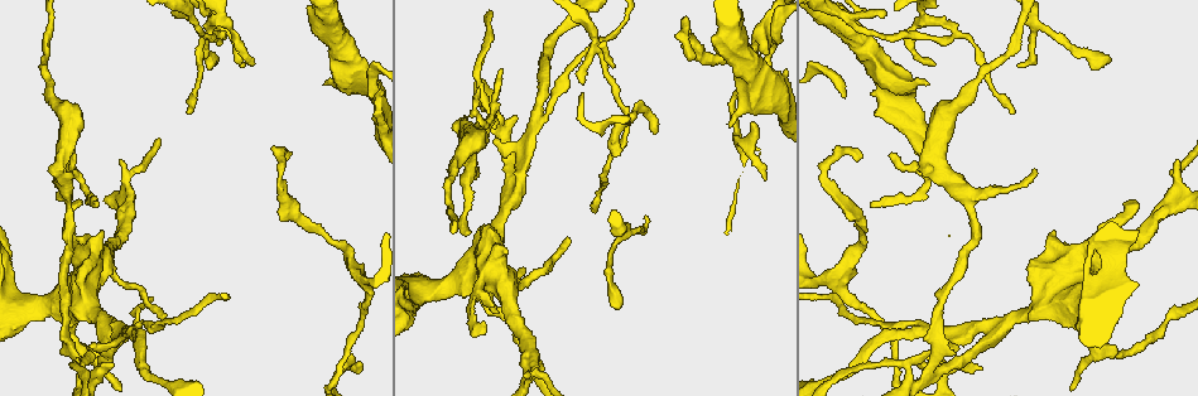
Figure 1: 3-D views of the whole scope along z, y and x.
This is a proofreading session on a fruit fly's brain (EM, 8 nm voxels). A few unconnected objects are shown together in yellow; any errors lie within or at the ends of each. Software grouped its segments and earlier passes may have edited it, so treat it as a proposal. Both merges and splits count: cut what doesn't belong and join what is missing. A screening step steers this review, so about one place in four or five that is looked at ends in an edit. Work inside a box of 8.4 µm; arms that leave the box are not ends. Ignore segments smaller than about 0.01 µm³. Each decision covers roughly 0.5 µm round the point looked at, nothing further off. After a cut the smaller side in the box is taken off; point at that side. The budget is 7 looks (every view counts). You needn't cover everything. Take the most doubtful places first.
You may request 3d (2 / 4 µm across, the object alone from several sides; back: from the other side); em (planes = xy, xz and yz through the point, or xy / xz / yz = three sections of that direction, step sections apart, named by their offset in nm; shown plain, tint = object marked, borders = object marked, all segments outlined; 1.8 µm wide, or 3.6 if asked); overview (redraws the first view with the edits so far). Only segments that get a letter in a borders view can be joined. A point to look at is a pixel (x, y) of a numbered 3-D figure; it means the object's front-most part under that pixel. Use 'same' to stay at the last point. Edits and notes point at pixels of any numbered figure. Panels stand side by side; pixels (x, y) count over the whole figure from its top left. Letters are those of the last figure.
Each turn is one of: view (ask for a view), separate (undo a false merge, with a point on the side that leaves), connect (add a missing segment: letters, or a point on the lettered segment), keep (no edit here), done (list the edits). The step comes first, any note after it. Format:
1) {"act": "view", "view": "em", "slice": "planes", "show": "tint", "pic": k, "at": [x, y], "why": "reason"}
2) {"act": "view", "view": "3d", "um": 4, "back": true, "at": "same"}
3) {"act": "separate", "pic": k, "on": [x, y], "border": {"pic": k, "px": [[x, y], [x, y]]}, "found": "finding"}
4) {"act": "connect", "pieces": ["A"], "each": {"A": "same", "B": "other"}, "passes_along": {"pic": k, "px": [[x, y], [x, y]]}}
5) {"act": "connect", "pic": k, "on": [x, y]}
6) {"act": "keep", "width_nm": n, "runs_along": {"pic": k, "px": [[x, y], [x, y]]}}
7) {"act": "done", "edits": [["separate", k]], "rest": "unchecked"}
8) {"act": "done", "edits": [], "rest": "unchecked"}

{"act": "view", "view": "3d", "um": 2, "pic": 1, "at": [739, 145]}

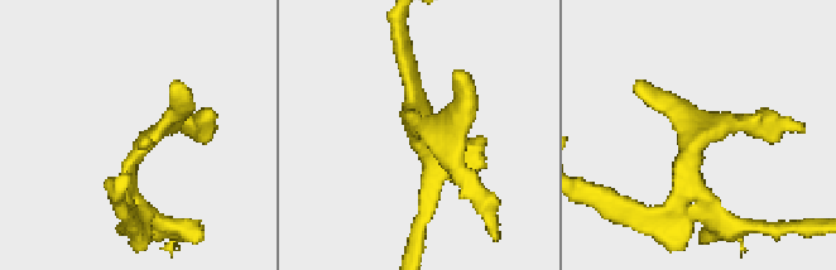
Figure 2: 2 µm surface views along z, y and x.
{"act": "view", "view": "em", "slice": "xy", "step": 4, "show": "tint", "pic": 2, "at": [134, 155]}

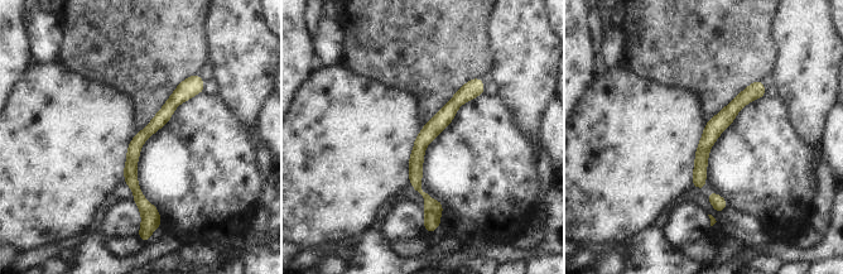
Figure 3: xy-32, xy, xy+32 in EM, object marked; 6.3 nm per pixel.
{"act": "view", "view": "em", "slice": "planes", "show": "borders", "at": "same"}

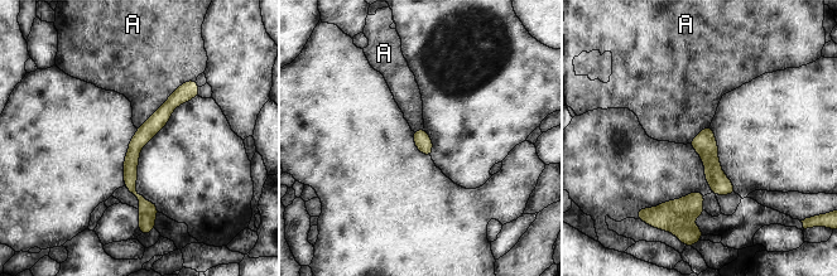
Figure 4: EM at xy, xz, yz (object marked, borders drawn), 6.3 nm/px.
{"act": "keep", "longest_contact_nm": ["A", 500], "each": {"A": "other"}, "border": {"pic": 4, "px": [[196, 78], [184, 81], [136, 129]]}, "found": "one cell here"}

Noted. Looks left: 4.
{"act": "view", "view": "em", "um": 3.6, "slice": "xy", "step": 16, "show": "borders", "pic": 1, "at": [94, 373], "why": "abrupt turn"}

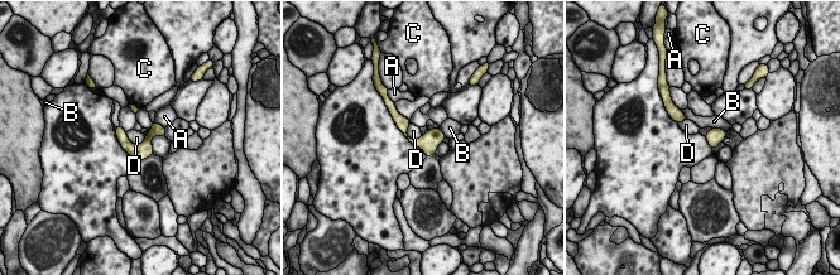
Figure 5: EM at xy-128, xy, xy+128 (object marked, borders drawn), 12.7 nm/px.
{"act": "view", "view": "em", "um": 3.6, "slice": "planes", "show": "borders", "at": "same", "why": "cut it another way"}

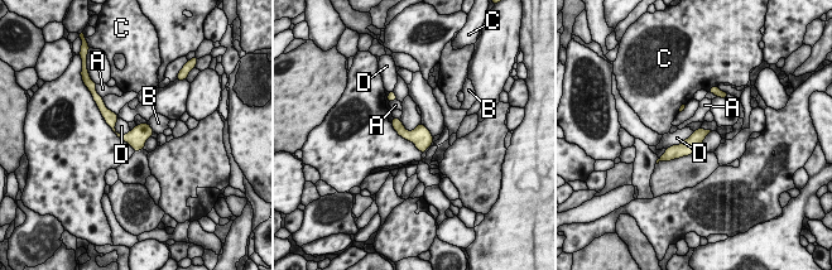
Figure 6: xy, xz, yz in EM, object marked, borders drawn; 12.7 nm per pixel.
{"act": "keep", "width_nm": 180, "each": {"A": "other", "B": "other", "C": "other", "D": "other"}, "border": {"pic": 6, "px": [[118, 119], [115, 129], [125, 135]]}, "found": "continuous, no second cell"}

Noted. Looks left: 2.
{"act": "view", "view": "em", "slice": "yz", "step": 16, "show": "borders", "pic": 1, "at": [926, 83], "why": "branch stops here"}

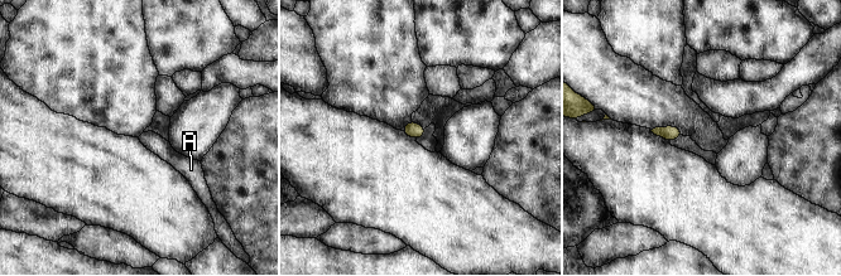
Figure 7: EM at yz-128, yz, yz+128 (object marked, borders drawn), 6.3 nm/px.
{"act": "view", "view": "em", "slice": "planes", "show": "borders", "at": "same"}

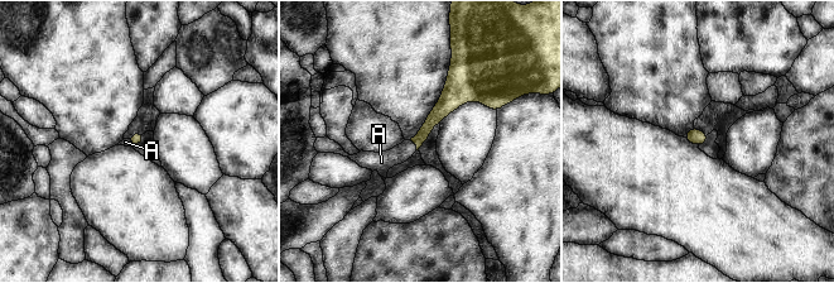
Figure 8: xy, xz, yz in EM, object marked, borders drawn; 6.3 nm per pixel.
{"act": "connect", "pieces": ["A"], "each": {"A": "same"}, "passes_along": {"pic": 8, "px": [[438, 113], [414, 143], [381, 162]]}, "found": "the cell continues"}

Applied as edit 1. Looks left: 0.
{"act": "done", "edits": [["connect", 8]], "rest": "unchecked"}

